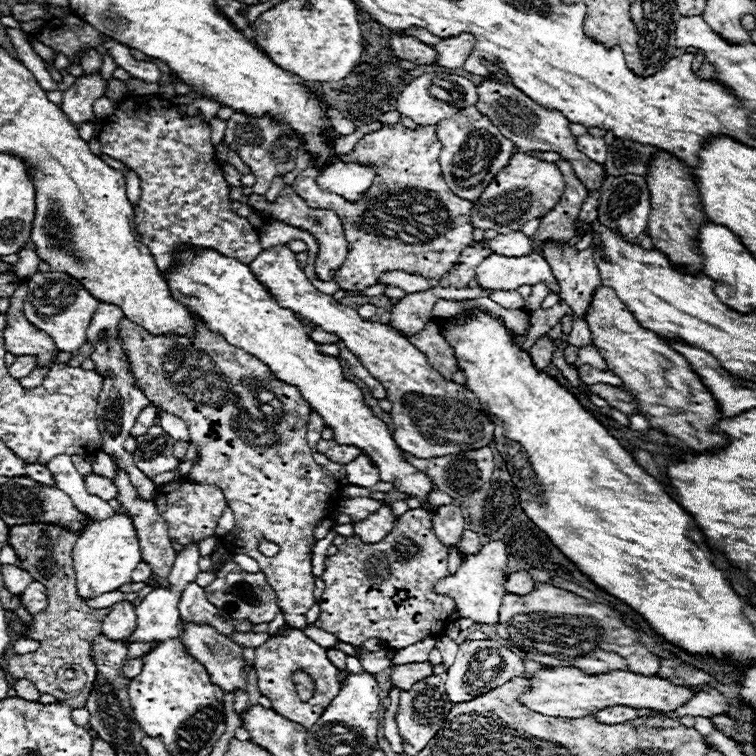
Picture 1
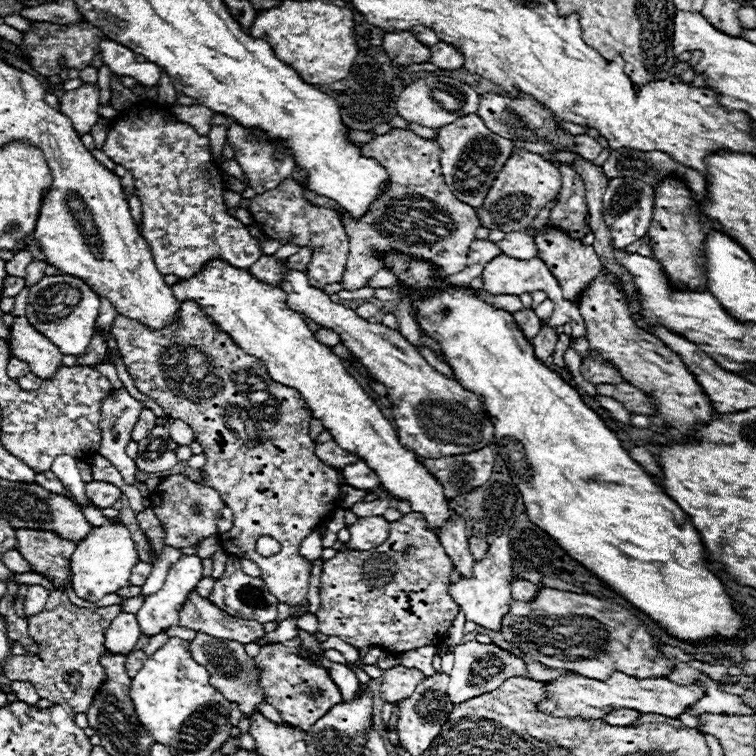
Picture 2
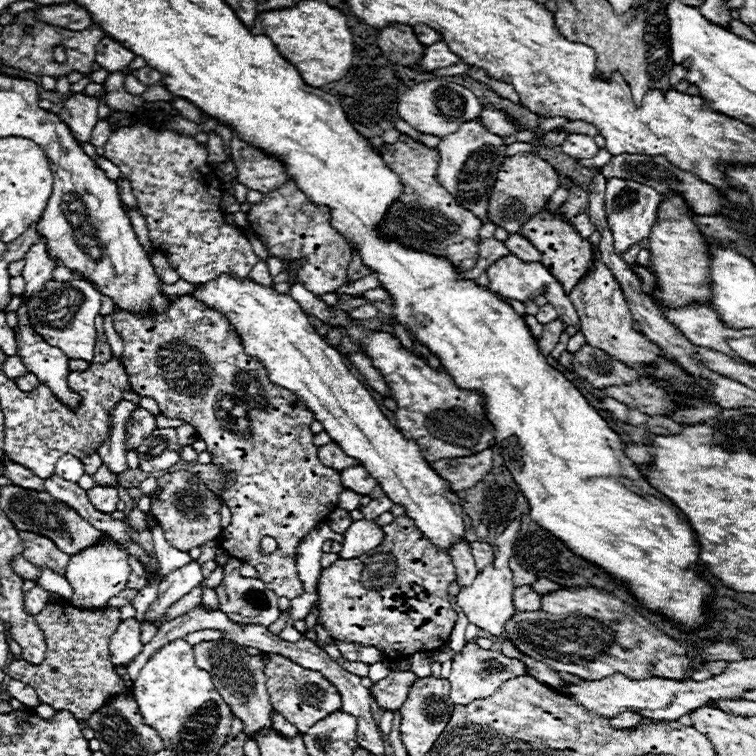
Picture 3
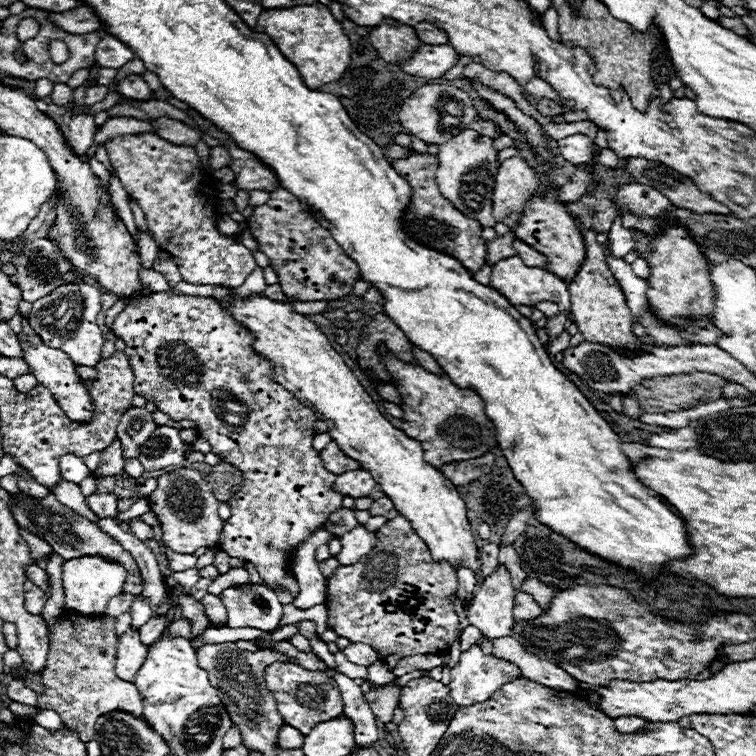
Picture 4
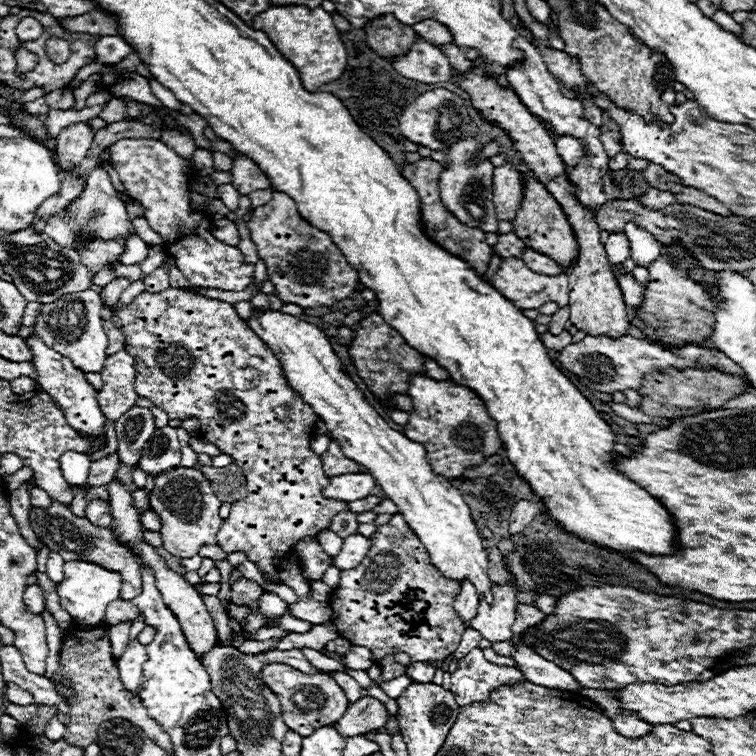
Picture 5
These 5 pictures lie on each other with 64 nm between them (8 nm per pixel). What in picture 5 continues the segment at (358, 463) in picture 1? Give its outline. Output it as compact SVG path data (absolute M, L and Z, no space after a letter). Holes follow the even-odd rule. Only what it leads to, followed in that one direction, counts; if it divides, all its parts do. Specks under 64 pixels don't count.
M342 474L332 476L330 484L324 488L326 498L340 498L342 502L354 502L366 498L376 486L370 474Z

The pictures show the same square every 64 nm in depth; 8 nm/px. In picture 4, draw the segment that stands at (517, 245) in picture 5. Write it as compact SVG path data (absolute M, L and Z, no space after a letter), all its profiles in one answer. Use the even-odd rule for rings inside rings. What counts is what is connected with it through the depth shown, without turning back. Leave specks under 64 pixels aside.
M508 232L502 238L488 240L486 242L486 264L488 266L494 266L498 260L504 260L504 258L516 254L516 250L512 250L512 246L510 246L512 244L512 238L514 238L514 234Z

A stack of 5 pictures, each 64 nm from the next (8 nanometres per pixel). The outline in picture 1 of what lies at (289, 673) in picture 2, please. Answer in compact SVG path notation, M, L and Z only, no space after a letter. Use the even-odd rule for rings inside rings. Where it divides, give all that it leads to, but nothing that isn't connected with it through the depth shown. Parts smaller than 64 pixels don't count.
M290 628L280 636L268 638L262 646L255 649L255 654L253 667L256 668L256 674L258 674L258 688L264 696L270 698L272 708L280 716L284 716L296 724L302 724L304 728L316 724L320 714L328 708L328 702L332 702L332 698L340 690L338 670L328 660L326 650L322 646L318 646L316 642L312 642L310 638L306 638L302 630ZM300 668L306 668L308 674L312 674L312 678L316 680L316 698L312 698L310 702L302 702L298 698L294 682L292 682L292 672L296 672Z

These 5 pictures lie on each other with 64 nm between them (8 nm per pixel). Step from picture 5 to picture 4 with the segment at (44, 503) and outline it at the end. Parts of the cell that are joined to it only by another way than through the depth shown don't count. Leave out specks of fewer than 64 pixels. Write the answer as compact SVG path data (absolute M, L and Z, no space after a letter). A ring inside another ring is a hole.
M24 470L22 476L18 476L18 490L26 492L26 494L30 494L30 496L34 496L34 498L44 498L44 496L48 496L48 488L42 486L42 484L38 484L38 482L32 478L32 474L26 472L26 470Z

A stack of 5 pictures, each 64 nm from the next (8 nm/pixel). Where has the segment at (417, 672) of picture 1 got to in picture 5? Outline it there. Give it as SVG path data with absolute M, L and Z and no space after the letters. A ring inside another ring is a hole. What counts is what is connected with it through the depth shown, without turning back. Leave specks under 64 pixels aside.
M362 696L358 702L350 704L344 718L336 722L336 728L344 736L358 736L364 734L364 730L378 730L382 728L392 716L388 714L388 708L384 702L376 700L374 696Z

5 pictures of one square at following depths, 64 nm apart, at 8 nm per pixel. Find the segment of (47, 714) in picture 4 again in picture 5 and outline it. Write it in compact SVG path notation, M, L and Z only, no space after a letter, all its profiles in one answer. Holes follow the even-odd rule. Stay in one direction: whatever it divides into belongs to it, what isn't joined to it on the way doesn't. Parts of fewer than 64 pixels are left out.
M55 716L50 720L50 722L46 725L45 735L52 741L59 740L64 736L66 727L58 720Z

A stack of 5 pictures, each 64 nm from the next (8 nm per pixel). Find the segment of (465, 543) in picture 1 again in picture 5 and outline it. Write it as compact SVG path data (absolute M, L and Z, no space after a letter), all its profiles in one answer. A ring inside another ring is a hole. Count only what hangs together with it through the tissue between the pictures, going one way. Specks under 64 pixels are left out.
M488 546L488 548L486 548L486 554L488 554L488 576L490 576L490 580L496 582L496 584L510 582L510 584L516 588L516 582L510 580L506 568L502 566L502 556L500 556L498 548L496 548L496 546Z

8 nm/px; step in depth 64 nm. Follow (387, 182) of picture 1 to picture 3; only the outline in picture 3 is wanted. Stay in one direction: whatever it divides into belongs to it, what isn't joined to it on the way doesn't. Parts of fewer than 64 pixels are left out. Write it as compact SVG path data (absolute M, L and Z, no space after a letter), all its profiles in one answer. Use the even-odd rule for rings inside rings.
M400 134L400 140L394 144L382 144L378 150L382 160L386 162L388 168L392 168L400 184L404 186L402 194L398 196L398 202L390 206L380 232L388 240L396 240L406 248L414 250L424 250L434 256L446 258L448 262L454 264L456 270L464 272L470 270L476 262L476 242L478 230L484 224L480 218L476 218L470 210L462 208L444 186L438 182L438 150L428 148L422 142L416 142L414 138ZM352 252L352 260L350 260L350 264L348 264L348 284L352 284L352 282L356 282L356 280L360 280L360 278L364 278L364 276L368 276L368 274L372 274L372 270L362 262L362 258L360 258L360 252Z

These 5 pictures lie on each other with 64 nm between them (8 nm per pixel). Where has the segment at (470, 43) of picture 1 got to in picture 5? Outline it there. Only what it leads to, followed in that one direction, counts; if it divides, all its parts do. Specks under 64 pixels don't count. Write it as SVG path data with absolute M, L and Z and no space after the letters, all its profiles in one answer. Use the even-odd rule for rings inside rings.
M424 40L414 42L408 54L394 58L392 66L398 74L424 84L452 80L452 66L448 62L448 56L438 46Z

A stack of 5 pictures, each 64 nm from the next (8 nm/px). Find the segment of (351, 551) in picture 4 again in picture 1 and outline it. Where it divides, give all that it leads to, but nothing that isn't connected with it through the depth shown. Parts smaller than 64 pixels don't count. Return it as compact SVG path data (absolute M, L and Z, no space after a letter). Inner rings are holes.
M384 502L380 510L370 514L360 524L354 524L354 536L362 538L362 542L380 542L388 530L392 530L396 516L392 514L392 504Z

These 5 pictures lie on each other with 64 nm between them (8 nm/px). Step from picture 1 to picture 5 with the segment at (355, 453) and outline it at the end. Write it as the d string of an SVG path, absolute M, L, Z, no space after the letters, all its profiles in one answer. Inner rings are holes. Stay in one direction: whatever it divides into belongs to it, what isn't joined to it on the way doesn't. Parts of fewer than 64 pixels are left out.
M332 440L328 450L322 454L322 462L324 462L324 472L328 476L340 476L340 474L348 474L348 472L368 472L358 462L352 462L350 458L346 458L336 440Z

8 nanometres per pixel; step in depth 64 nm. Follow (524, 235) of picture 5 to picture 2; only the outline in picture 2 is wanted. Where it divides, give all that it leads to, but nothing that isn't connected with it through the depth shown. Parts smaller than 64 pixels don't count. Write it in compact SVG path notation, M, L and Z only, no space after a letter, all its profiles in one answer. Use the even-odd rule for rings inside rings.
M542 230L538 236L534 236L534 242L538 246L538 256L544 258L546 266L552 270L552 274L556 276L556 280L560 282L562 286L562 292L564 292L564 298L572 304L580 304L580 294L588 288L588 284L600 274L600 260L594 252L592 246L582 246L580 240L572 240L568 238L564 232L560 230Z

